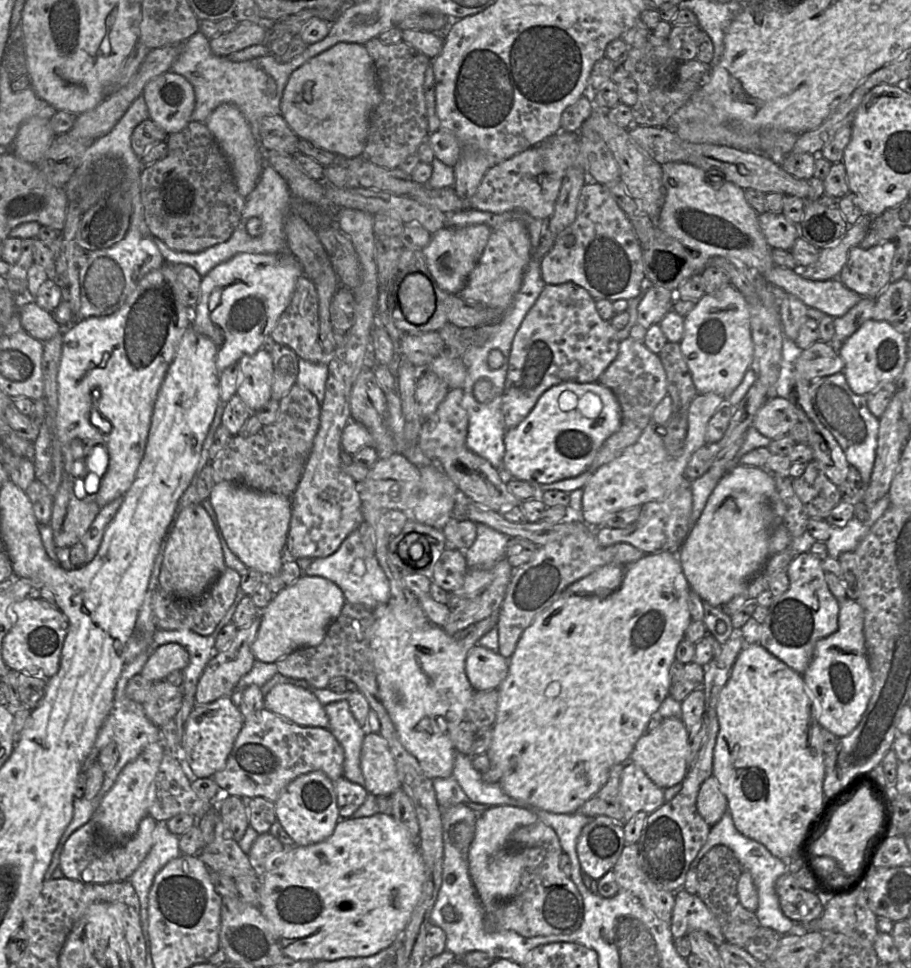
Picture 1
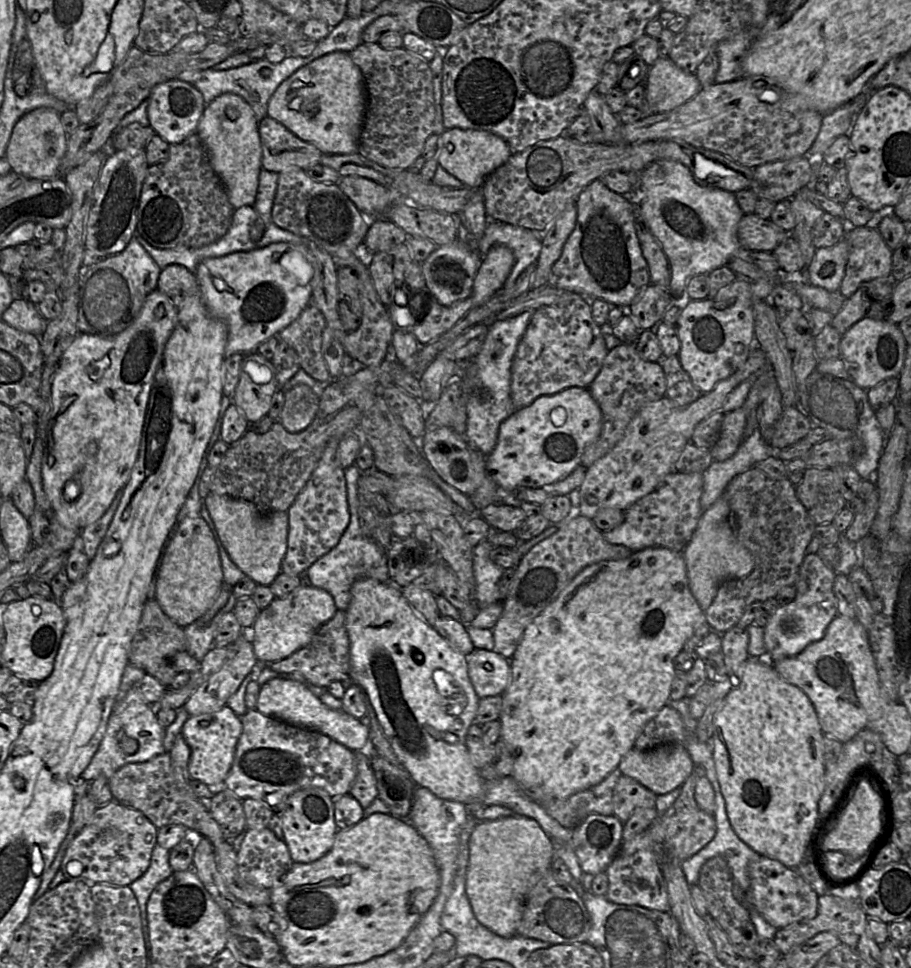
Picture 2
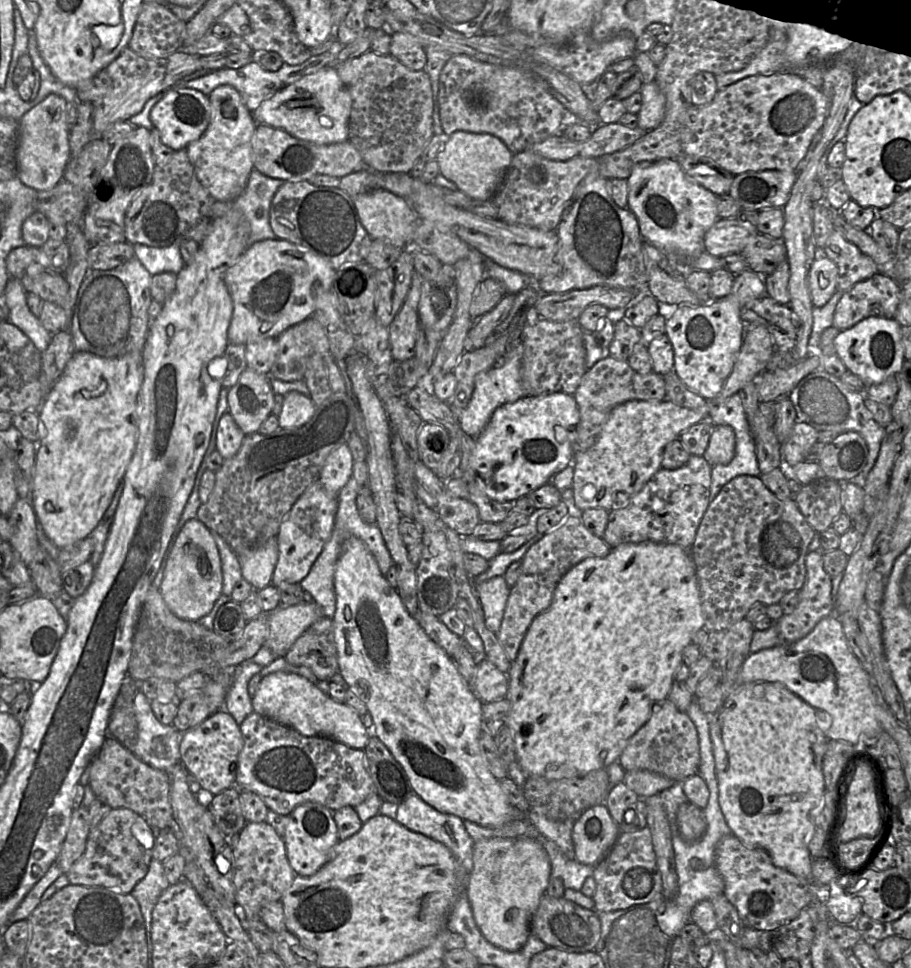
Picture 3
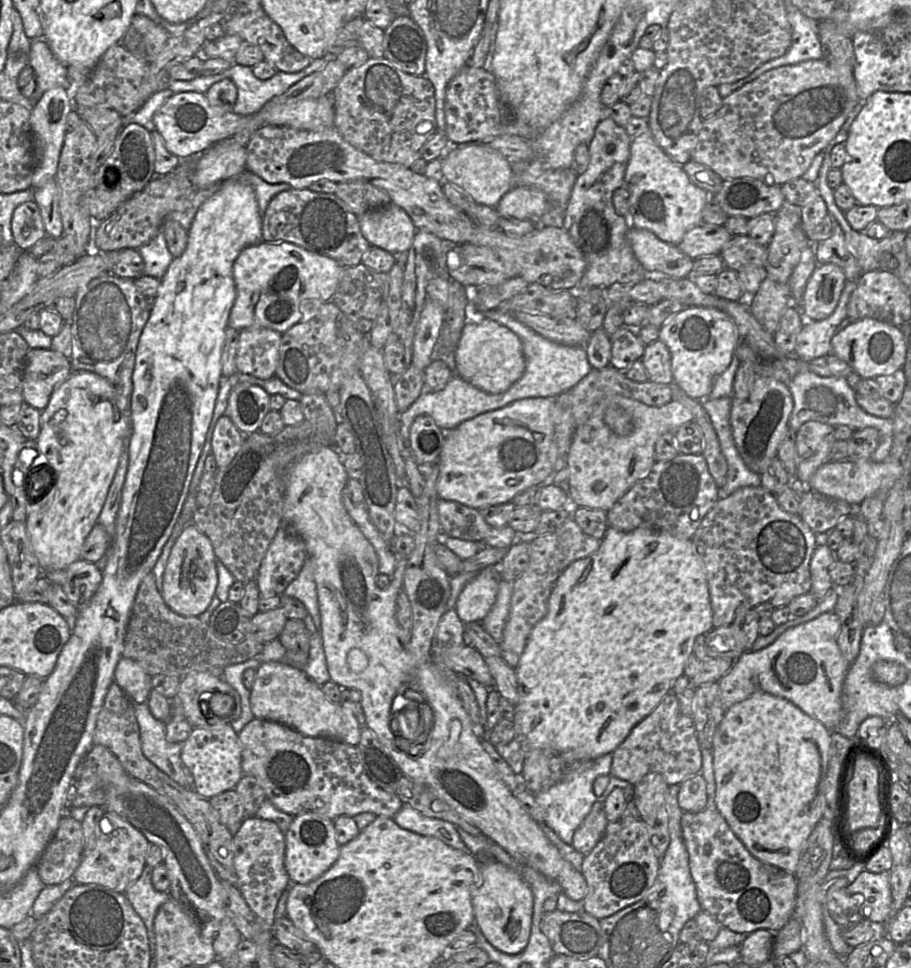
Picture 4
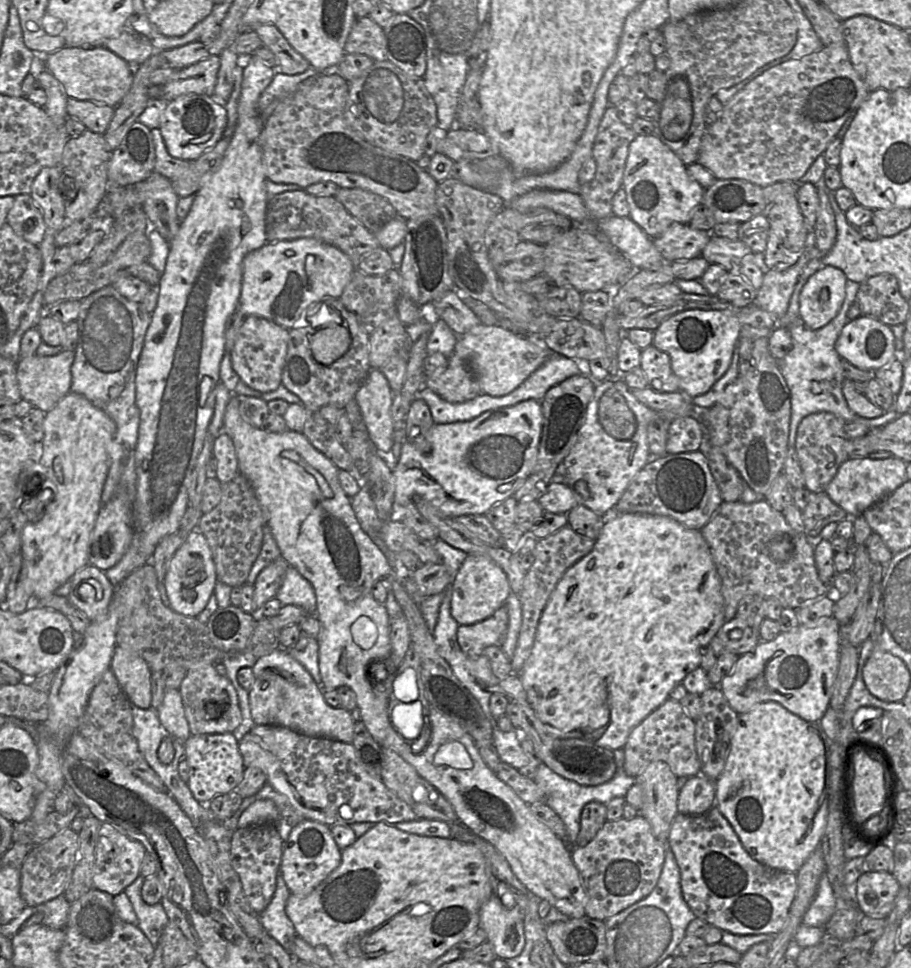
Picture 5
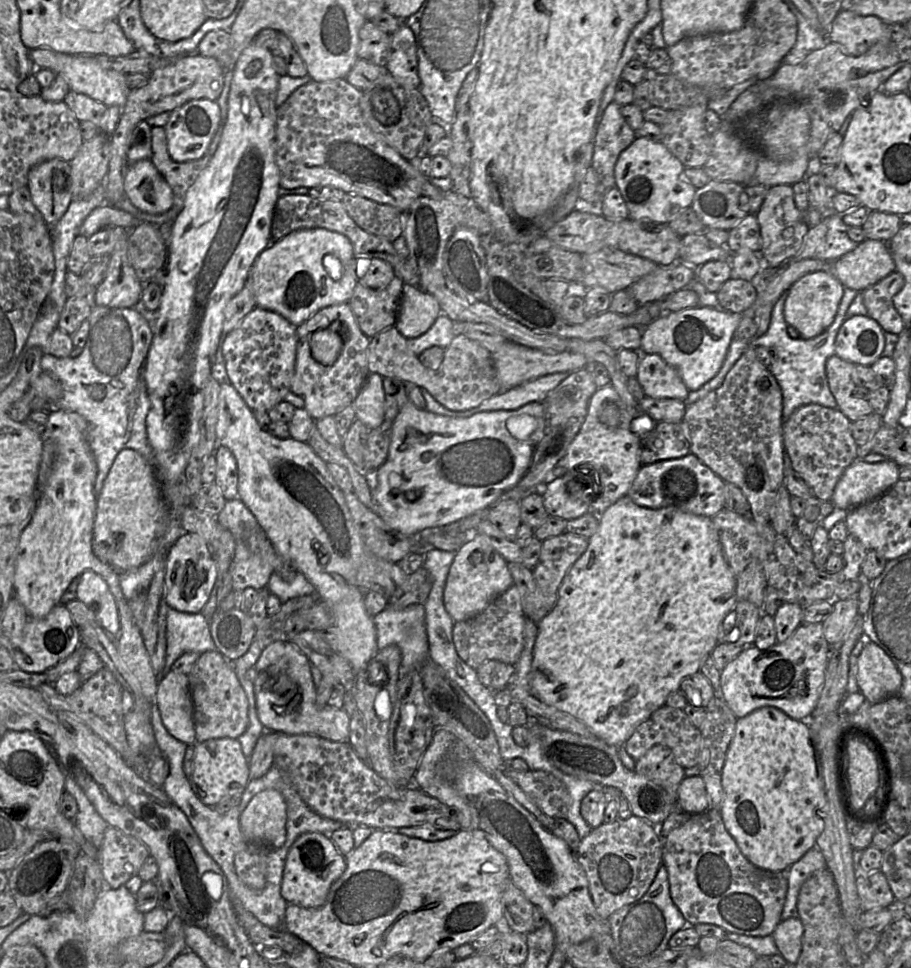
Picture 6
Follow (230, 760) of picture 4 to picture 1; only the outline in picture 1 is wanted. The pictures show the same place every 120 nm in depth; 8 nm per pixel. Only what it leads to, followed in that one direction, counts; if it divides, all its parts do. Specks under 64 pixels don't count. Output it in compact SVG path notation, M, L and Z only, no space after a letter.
M229 696L220 697L204 705L195 705L188 717L184 739L181 743L181 760L190 775L193 778L212 778L216 772L223 770L243 725L244 717Z

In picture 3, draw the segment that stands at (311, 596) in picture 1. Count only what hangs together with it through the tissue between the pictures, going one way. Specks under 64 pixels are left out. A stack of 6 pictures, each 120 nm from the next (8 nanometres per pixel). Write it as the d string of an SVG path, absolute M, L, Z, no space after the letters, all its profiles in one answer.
M314 601L279 606L267 614L269 634L264 643L276 656L285 656L295 641L323 617Z

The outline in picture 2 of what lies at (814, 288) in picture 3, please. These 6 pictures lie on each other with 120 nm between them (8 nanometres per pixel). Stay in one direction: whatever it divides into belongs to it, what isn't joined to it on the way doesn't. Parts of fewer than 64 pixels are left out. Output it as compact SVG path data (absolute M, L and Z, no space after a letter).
M841 239L831 247L816 249L804 276L812 285L837 292L845 275L849 257L849 243Z

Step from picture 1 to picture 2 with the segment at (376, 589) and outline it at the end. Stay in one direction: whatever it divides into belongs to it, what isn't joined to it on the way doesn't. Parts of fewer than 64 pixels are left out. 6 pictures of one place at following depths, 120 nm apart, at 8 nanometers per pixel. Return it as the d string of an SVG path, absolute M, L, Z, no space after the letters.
M355 464L344 469L347 488L347 500L350 521L338 544L328 553L315 561L306 571L306 581L330 593L338 610L346 610L351 600L351 586L361 578L373 578L379 582L389 582L387 553L383 551L373 538L362 534L359 525L357 488L361 471Z

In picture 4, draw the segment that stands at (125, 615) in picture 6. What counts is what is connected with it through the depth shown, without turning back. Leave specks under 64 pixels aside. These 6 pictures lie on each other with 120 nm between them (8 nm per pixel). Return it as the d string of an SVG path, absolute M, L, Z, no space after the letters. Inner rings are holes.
M89 371L72 372L71 375L59 384L51 394L48 405L41 412L40 433L36 439L37 449L45 456L48 464L46 467L37 467L32 470L31 483L28 483L28 485L30 485L28 486L28 493L31 503L27 505L27 517L25 520L27 535L43 574L46 571L65 570L71 563L80 559L84 541L93 526L98 523L98 517L106 499L108 489L113 481L119 464L120 455L129 433L131 433L130 402L121 391L107 379ZM124 658L114 670L114 681L133 703L146 703L151 692L151 676L135 660Z

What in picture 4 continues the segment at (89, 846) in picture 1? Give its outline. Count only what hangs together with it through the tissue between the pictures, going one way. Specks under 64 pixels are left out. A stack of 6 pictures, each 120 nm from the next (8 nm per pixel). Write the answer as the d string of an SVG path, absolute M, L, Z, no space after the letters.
M106 811L102 816L93 849L83 854L75 870L74 884L100 885L117 893L124 893L141 875L150 843L127 820L115 812Z

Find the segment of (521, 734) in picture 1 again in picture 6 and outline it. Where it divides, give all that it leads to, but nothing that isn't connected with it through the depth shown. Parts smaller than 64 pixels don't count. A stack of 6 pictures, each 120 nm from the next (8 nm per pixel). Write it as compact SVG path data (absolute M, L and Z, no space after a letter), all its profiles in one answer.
M626 494L599 515L597 529L588 538L585 552L568 569L558 588L555 605L537 624L538 632L529 673L531 693L544 704L581 721L607 745L623 747L636 728L665 705L668 695L680 690L684 678L700 671L702 663L718 644L722 621L737 603L736 583L737 577L724 558L718 532L711 518L687 513L671 506L658 509L642 507Z

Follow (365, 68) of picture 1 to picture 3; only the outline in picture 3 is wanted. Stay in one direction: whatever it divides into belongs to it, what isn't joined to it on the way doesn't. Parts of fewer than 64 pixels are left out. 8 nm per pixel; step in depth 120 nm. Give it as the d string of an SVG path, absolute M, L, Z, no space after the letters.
M323 67L315 73L303 76L294 83L278 90L263 101L252 113L257 125L264 124L286 131L291 136L317 145L327 145L348 141L348 123L352 98L346 85L339 78L337 69Z

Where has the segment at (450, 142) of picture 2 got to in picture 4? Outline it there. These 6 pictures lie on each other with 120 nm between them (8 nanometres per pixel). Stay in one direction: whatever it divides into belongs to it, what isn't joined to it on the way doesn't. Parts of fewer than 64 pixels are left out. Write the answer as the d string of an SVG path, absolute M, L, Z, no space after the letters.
M482 143L451 144L441 158L445 180L465 190L479 204L495 208L514 186L511 162L499 151Z

